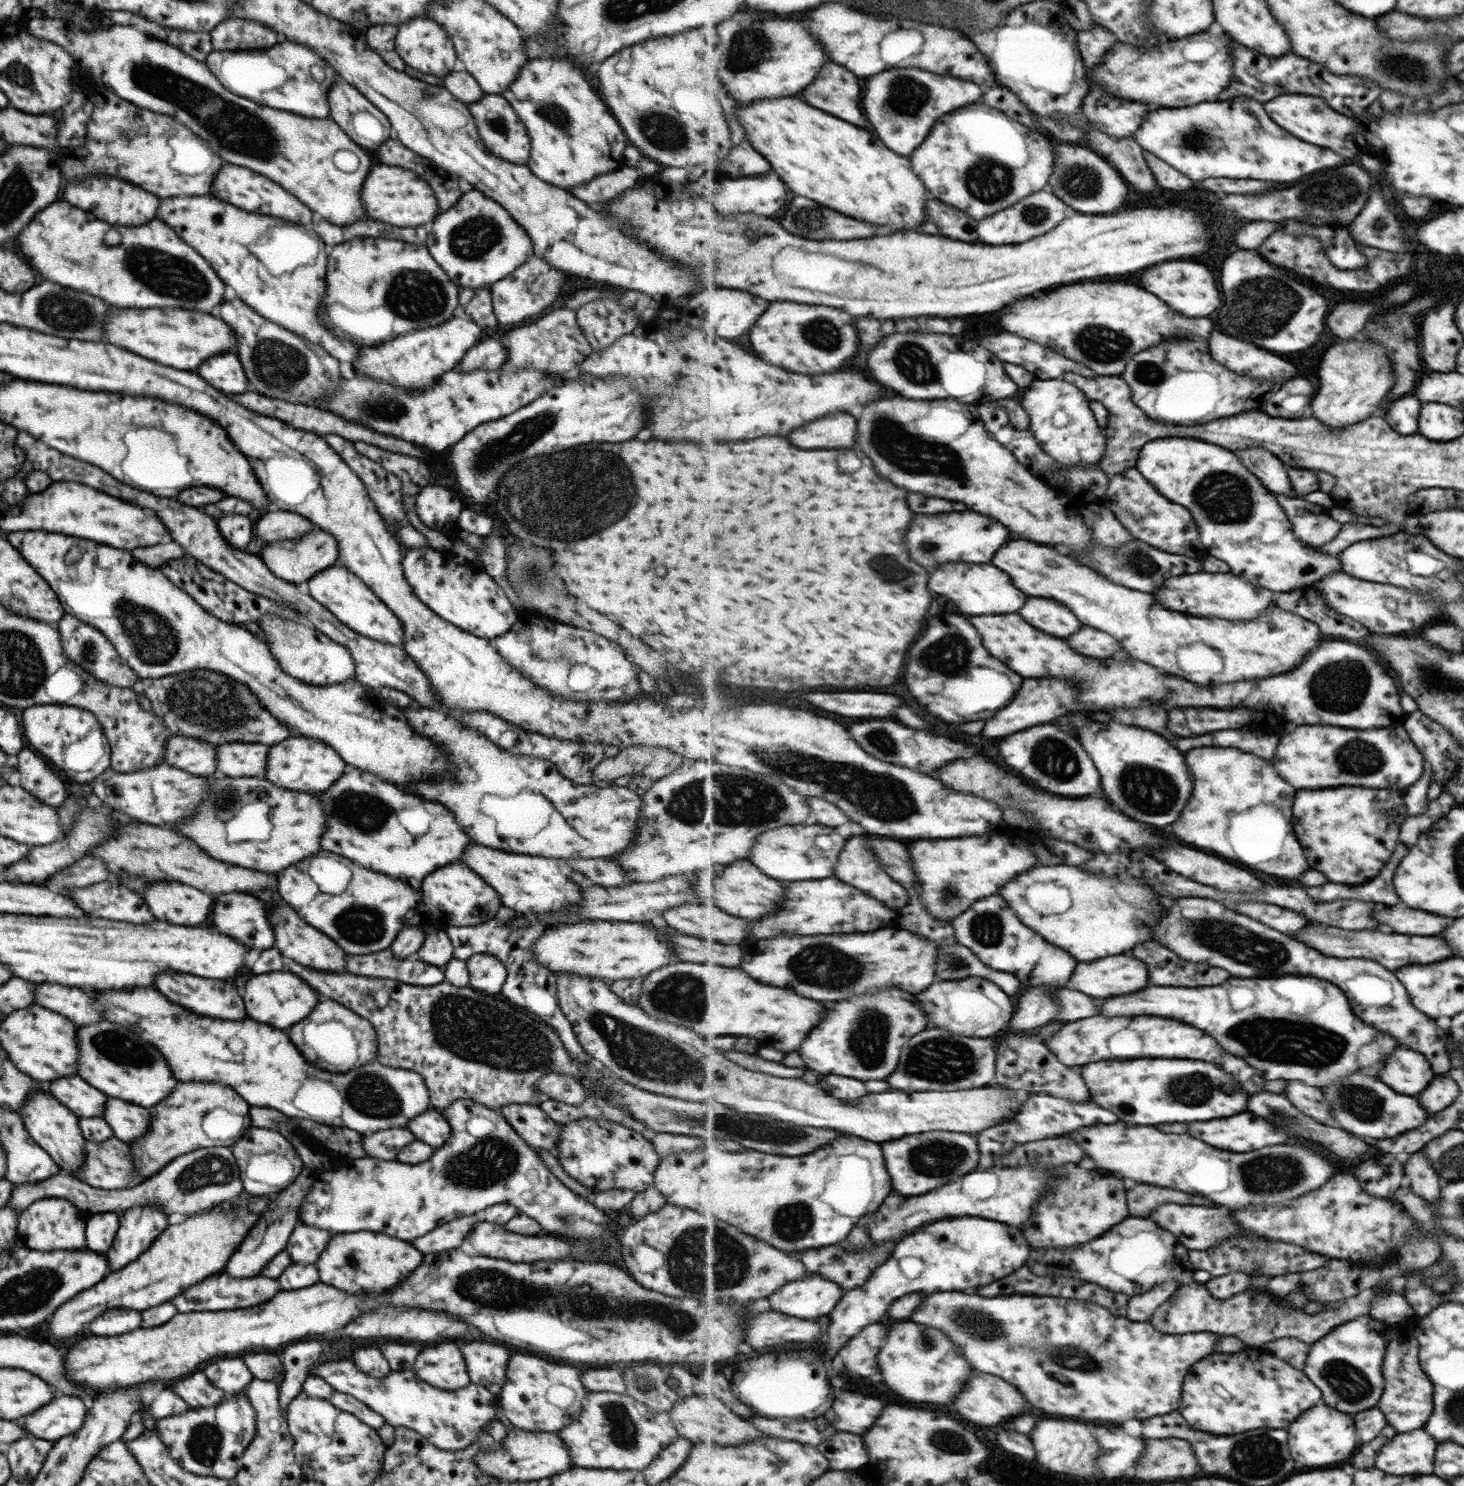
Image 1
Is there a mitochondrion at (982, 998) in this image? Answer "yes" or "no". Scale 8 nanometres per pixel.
no

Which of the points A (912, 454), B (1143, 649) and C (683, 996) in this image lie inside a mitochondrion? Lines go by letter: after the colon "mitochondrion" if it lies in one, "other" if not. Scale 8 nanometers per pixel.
A: mitochondrion
B: other
C: mitochondrion

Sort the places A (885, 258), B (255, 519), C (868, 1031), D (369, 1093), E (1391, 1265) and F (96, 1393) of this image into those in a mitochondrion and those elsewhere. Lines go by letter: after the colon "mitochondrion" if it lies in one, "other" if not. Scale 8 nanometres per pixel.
A: other
B: other
C: mitochondrion
D: mitochondrion
E: mitochondrion
F: other

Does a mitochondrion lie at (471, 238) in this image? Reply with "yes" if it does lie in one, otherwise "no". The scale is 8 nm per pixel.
yes

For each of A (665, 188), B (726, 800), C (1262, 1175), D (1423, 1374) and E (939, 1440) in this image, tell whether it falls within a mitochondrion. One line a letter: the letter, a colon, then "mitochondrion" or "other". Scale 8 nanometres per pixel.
A: other
B: mitochondrion
C: mitochondrion
D: other
E: mitochondrion

